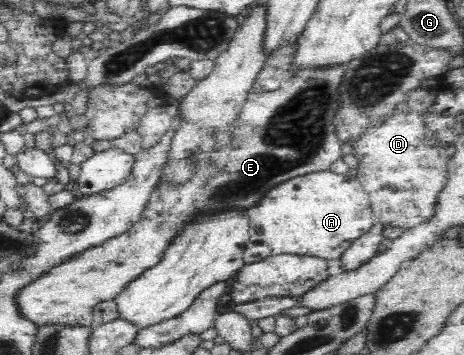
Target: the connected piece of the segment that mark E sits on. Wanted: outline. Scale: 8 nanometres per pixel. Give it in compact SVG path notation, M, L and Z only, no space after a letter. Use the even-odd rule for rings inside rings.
M302 30L296 38L287 44L282 44L277 48L274 48L265 59L264 67L262 71L257 75L254 86L252 90L248 93L248 99L245 99L244 105L240 108L240 111L236 114L236 117L227 125L225 131L230 133L230 145L216 145L213 150L206 152L205 154L200 154L195 161L195 166L193 169L193 174L183 182L178 182L177 184L172 184L170 180L164 180L159 183L159 186L152 192L150 199L147 201L146 207L144 208L142 217L140 221L137 221L128 231L125 231L122 235L117 235L116 237L107 239L104 243L97 246L92 246L90 249L83 251L82 253L72 256L68 261L54 267L44 275L44 278L37 280L34 284L26 287L19 296L19 307L21 308L21 313L25 317L28 317L31 321L34 321L39 327L40 325L48 325L48 323L64 323L65 325L86 325L93 321L94 307L100 302L116 300L118 295L121 295L128 287L129 284L136 282L136 279L140 278L140 275L152 267L156 267L162 259L164 259L164 251L172 245L174 239L190 225L190 221L194 219L200 219L200 217L210 217L210 215L222 215L222 213L230 213L230 211L248 211L252 207L256 207L264 195L268 194L268 191L272 191L274 187L278 187L280 183L287 182L288 179L294 179L295 177L306 175L307 173L314 173L319 171L328 171L330 165L336 165L342 158L342 148L340 136L338 136L338 130L336 130L336 124L334 124L334 119L340 111L340 93L341 86L343 85L344 73L346 73L345 63L335 63L335 64L324 64L323 66L296 66L294 64L294 55L298 53L298 39L300 35L304 33Z

